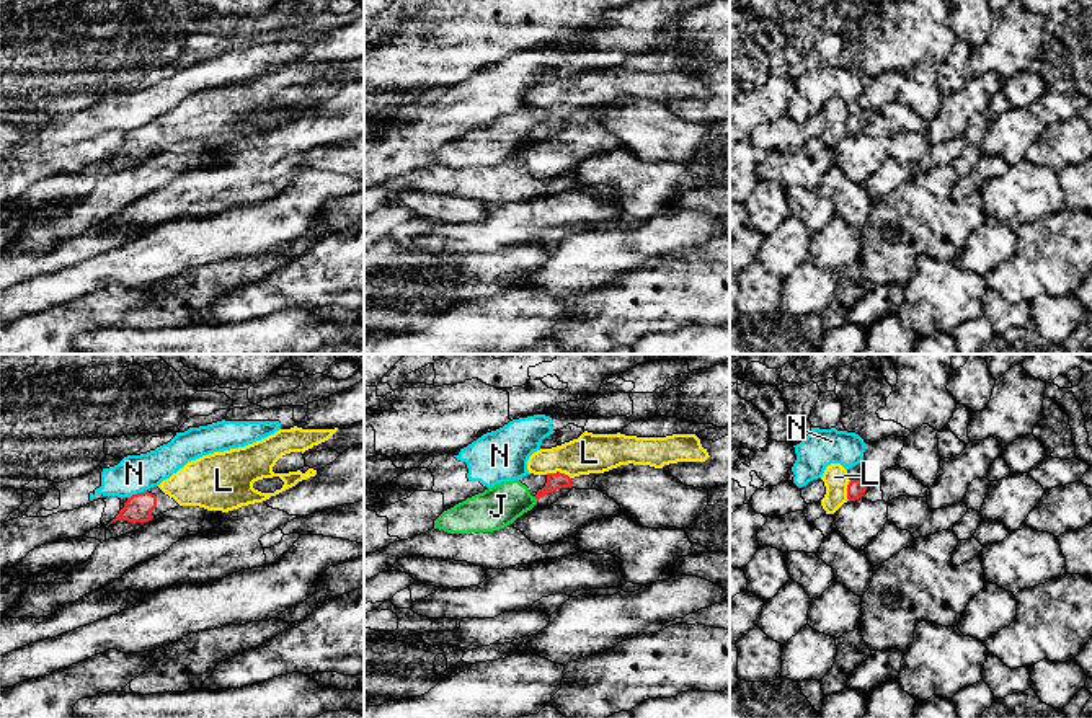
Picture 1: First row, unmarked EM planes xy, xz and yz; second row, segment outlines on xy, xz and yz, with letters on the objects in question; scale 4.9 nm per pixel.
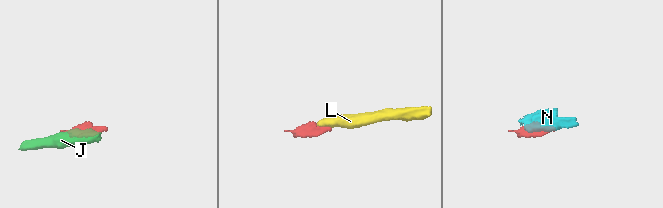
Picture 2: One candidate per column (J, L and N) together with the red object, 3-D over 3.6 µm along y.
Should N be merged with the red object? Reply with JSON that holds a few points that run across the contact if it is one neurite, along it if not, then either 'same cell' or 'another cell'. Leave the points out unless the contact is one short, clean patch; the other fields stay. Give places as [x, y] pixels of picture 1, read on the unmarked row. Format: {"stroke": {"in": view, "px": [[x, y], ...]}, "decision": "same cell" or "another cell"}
{"stroke": {"in": "xy", "px": [[146, 124], [128, 132]]}, "decision": "another cell"}

